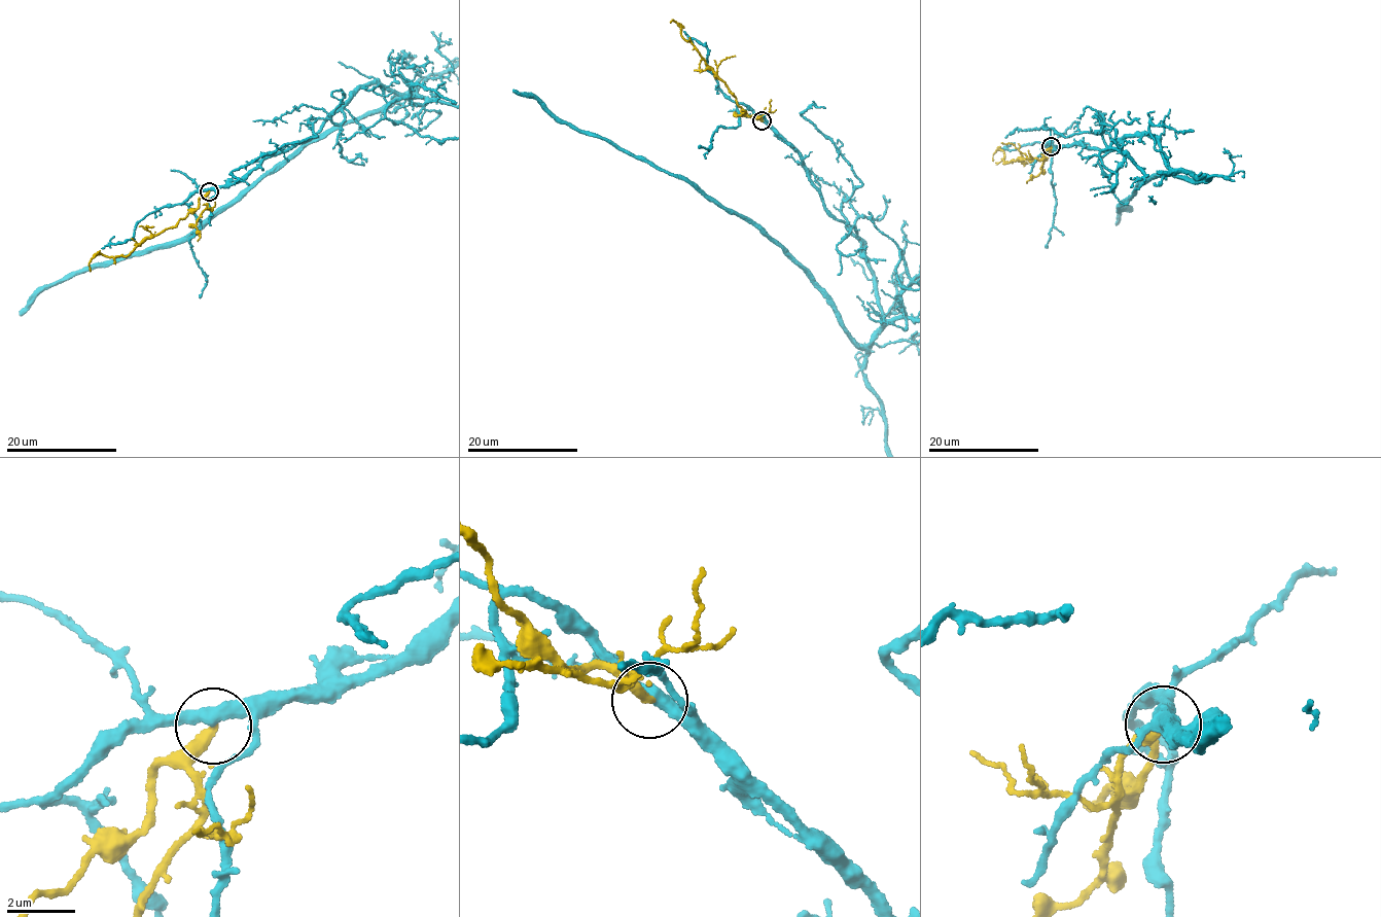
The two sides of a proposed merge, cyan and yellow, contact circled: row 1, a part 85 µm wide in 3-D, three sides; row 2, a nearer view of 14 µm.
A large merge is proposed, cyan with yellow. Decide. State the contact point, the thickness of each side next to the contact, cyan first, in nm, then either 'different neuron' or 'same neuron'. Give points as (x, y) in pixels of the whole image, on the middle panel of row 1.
at (762, 120); 400 nm thick on the cyan side, 320 nm on the other; different neuron

